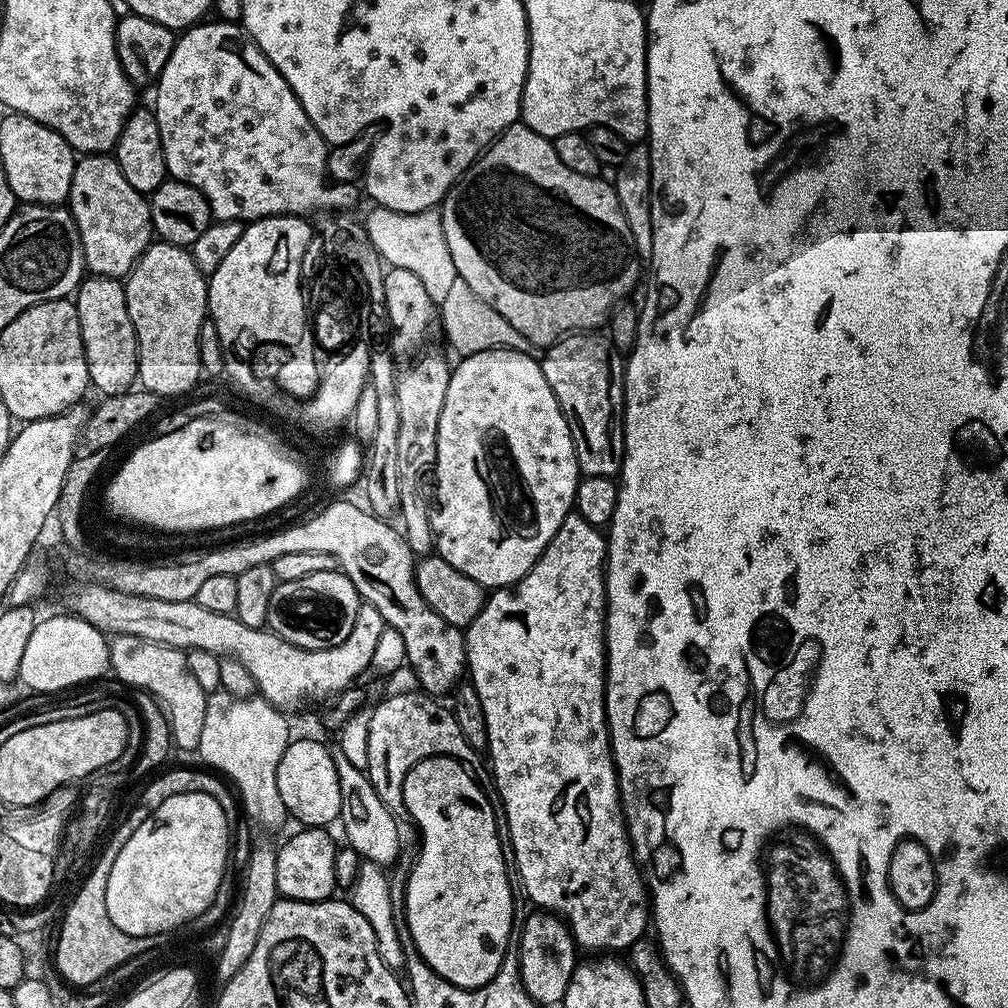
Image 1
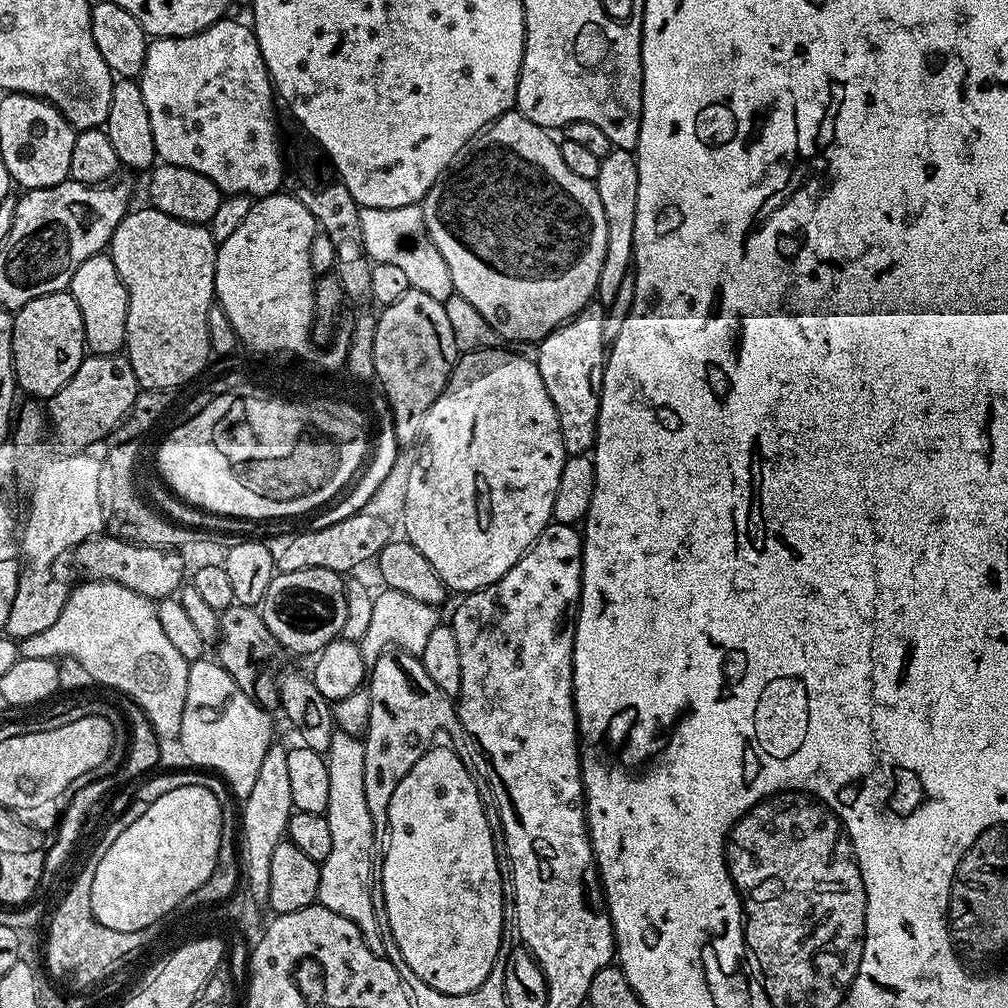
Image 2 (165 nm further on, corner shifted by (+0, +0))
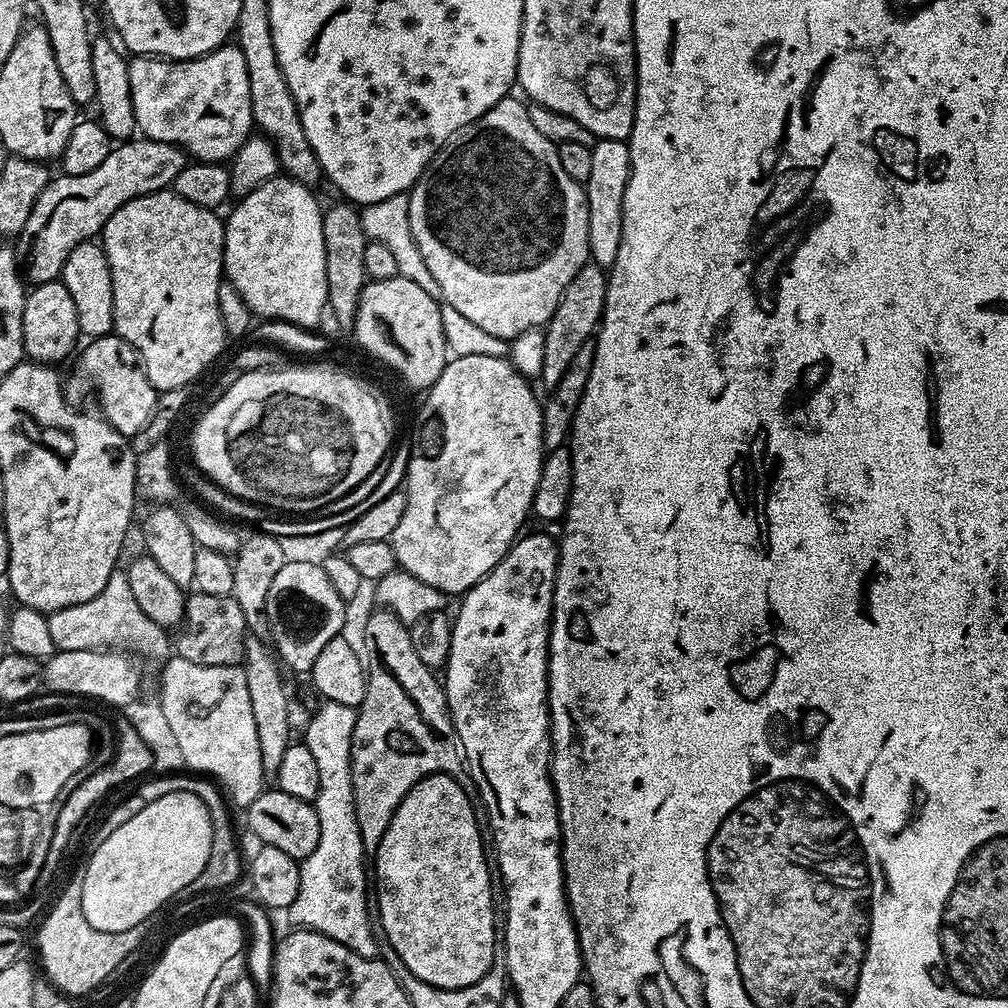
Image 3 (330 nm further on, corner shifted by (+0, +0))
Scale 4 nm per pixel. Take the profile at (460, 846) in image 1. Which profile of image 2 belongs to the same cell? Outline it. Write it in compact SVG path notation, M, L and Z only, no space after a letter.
M433 746L428 749L414 766L410 766L410 774L394 786L394 798L390 798L390 810L388 811L388 847L383 849L384 865L382 866L381 880L382 890L385 891L385 910L389 919L388 928L394 934L394 942L398 942L398 950L402 950L402 958L426 986L438 990L447 996L457 996L472 992L490 974L494 962L500 953L501 944L505 943L504 936L504 900L506 904L506 876L500 873L500 864L496 861L498 845L494 842L490 822L486 818L484 803L480 797L481 785L476 784L470 769L464 765L464 760L452 748L439 748Z

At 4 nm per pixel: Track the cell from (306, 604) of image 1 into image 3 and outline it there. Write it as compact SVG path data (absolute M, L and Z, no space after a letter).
M288 562L282 566L266 595L266 614L275 655L282 661L285 669L288 667L296 672L311 673L322 648L340 635L345 601L345 597L340 596L334 586L330 586L330 578L326 578L321 565Z

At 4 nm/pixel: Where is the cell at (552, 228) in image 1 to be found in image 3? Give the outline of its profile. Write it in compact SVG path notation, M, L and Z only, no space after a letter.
M515 95L503 96L482 118L462 126L434 154L432 161L424 168L424 174L416 181L416 185L407 193L410 206L410 230L414 234L414 242L426 262L430 274L434 274L434 282L438 282L443 303L454 306L462 318L470 318L477 326L482 326L486 334L494 334L494 338L502 338L511 342L518 334L531 328L543 329L554 314L566 286L570 286L570 278L578 274L582 265L589 263L588 255L588 200L584 197L584 188L566 170L562 170L558 162L558 150L530 122L528 104L523 99L515 100Z

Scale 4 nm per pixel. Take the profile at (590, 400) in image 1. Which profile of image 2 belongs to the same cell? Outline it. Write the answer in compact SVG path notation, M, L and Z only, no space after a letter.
M588 304L576 316L555 328L538 344L536 365L546 382L546 394L554 402L564 450L568 456L591 453L596 444L596 423L606 359L606 342L602 338L605 305Z

